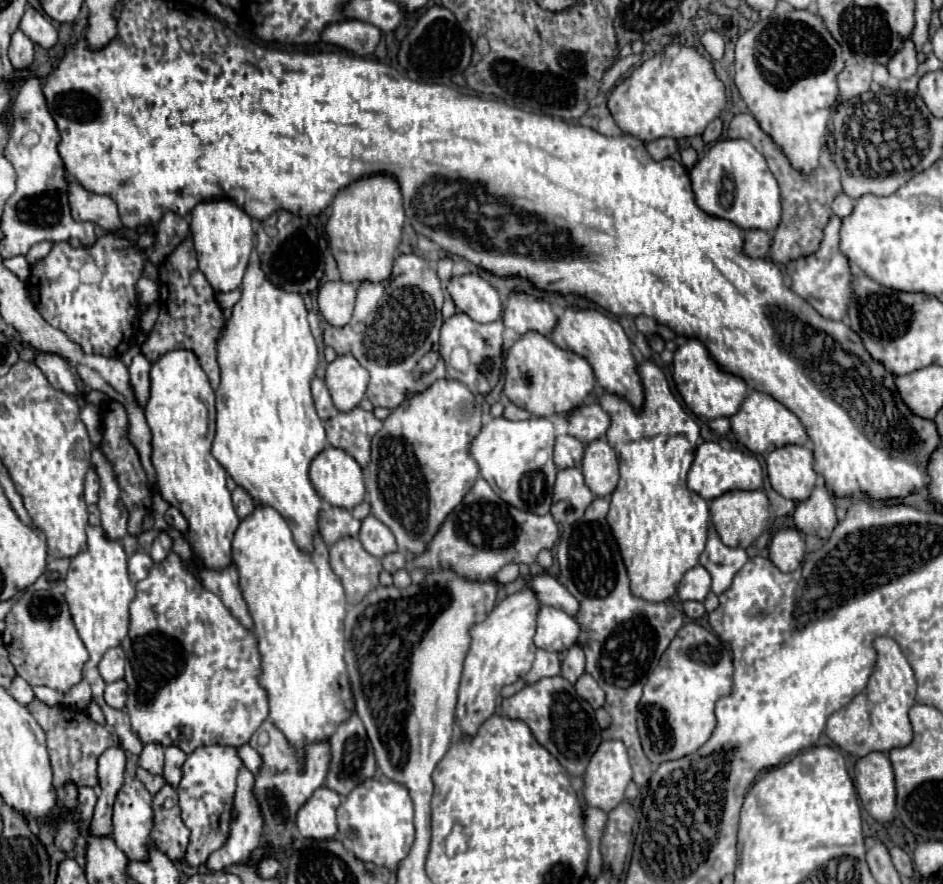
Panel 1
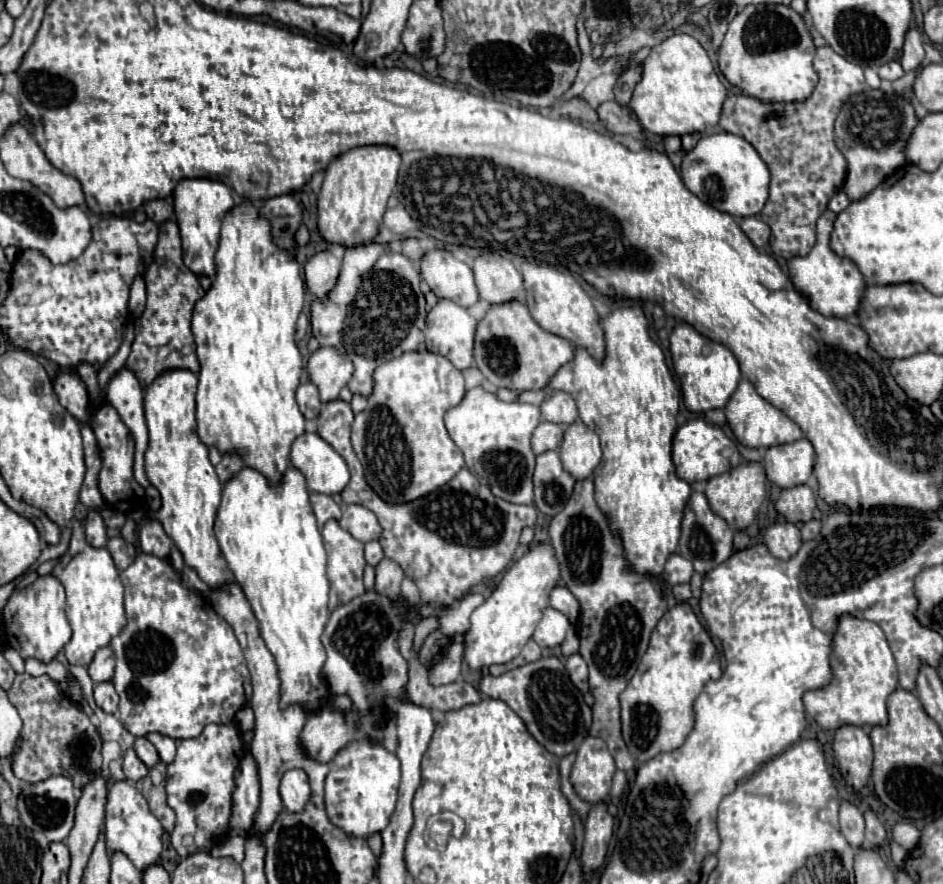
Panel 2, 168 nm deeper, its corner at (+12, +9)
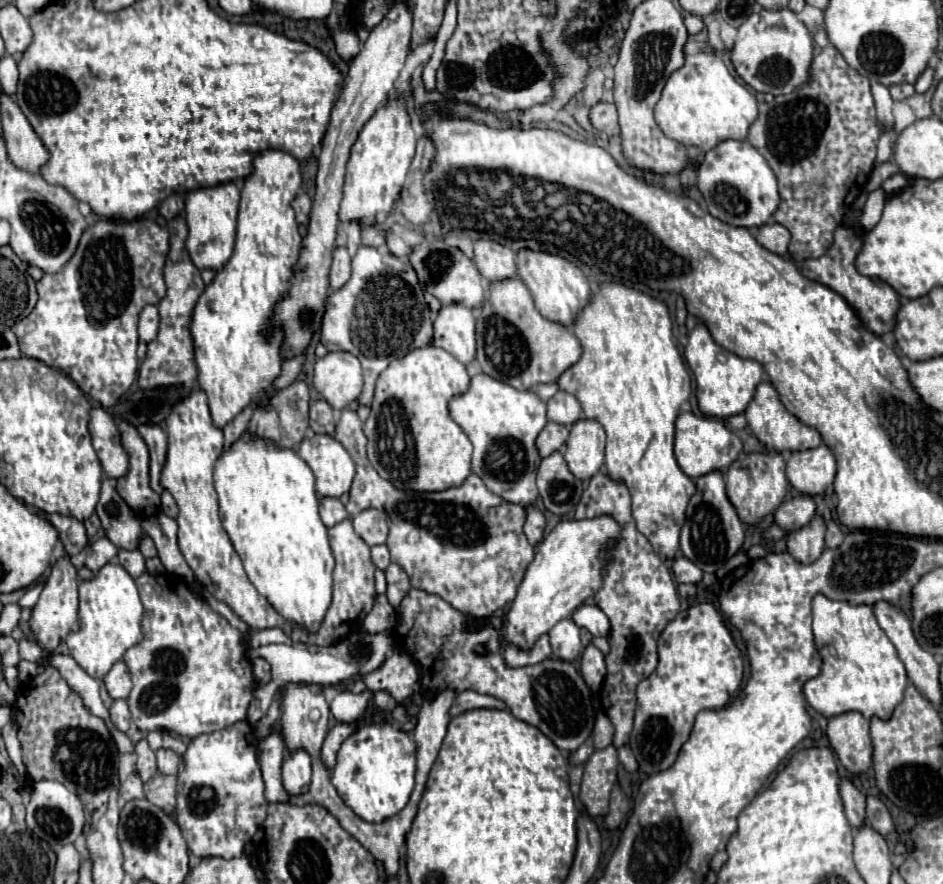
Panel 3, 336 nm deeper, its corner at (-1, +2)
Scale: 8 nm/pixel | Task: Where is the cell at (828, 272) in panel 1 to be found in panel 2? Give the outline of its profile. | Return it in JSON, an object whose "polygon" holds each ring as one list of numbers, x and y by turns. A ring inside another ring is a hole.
{"polygon":[[825,211,819,217,815,247,805,257,789,259,787,269,789,269,789,279,791,279,793,287,797,291,803,291,803,295,807,295,807,301,811,303,811,307,815,307,815,311,819,311,823,315,833,315,833,317,847,317,857,311,865,281,863,281,863,275,859,273,859,269,849,259,839,257,829,249,829,235,831,235,835,217,837,215,833,211]]}

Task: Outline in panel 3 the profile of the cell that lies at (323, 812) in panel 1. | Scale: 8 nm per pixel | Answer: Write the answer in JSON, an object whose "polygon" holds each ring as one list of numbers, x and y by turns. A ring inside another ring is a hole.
{"polygon":[[306,750,286,752,282,760,282,786,288,794,302,794,308,790,312,778,312,758]]}

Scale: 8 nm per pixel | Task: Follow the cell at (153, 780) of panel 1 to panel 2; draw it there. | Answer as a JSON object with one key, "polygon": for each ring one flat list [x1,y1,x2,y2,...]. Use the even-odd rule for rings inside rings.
{"polygon":[[133,749,125,751,125,759,123,759,123,773,127,777,127,781,137,783,139,779,143,779,143,775,147,775,147,767,145,763,137,757,137,753]]}

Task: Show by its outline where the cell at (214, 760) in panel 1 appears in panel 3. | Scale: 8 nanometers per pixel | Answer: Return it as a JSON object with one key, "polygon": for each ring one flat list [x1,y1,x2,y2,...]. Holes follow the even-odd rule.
{"polygon":[[242,720,224,730,194,738,182,756,174,818,194,856,236,858,266,818,264,780,256,756,256,736]]}

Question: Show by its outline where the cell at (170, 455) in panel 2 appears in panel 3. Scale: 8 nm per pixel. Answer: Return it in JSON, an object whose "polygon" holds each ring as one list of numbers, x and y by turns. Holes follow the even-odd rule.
{"polygon":[[194,390,184,396,166,418,168,434,168,458,162,470,162,486,174,496,178,504,178,542,188,566,192,568,196,580,220,602,228,604,234,614,244,620,252,630,262,628,286,628,286,620,268,604,264,596,250,584,242,560,236,554,222,522,218,516,218,496,212,482,214,462,224,448,224,436,218,426,214,426,208,410,208,400,202,390]]}

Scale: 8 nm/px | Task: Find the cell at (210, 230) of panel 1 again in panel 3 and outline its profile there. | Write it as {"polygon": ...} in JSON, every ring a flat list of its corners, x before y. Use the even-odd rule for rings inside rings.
{"polygon":[[234,182,218,184,212,188,196,188,186,196,186,222,188,222,188,238,186,246,190,250,192,262,202,268,220,270,234,250,236,238,236,212,240,202,240,190]]}

